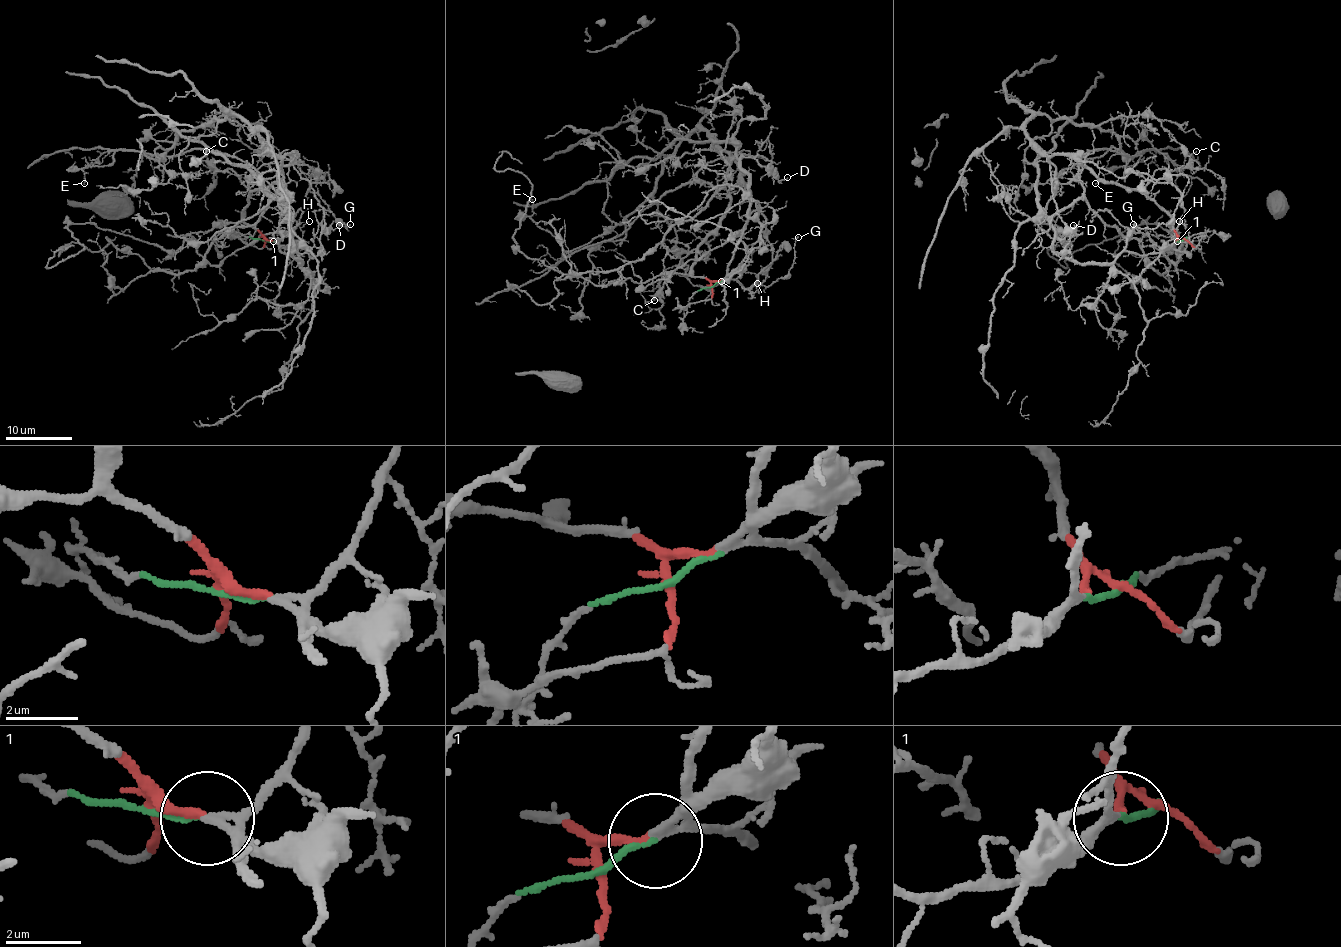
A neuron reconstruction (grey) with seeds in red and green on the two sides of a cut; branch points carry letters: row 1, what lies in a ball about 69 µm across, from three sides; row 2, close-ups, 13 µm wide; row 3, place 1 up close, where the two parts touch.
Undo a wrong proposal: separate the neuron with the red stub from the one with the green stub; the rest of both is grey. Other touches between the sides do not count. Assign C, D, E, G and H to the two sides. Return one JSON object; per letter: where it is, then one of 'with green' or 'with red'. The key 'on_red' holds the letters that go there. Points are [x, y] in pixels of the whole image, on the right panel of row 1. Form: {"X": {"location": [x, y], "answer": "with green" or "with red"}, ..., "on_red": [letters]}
{"C": {"location": [1196, 151], "answer": "with red"}, "D": {"location": [1073, 225], "answer": "with red"}, "E": {"location": [1095, 183], "answer": "with red"}, "G": {"location": [1133, 224], "answer": "with green"}, "H": {"location": [1179, 221], "answer": "with green"}, "on_red": ["C", "D", "E"]}

